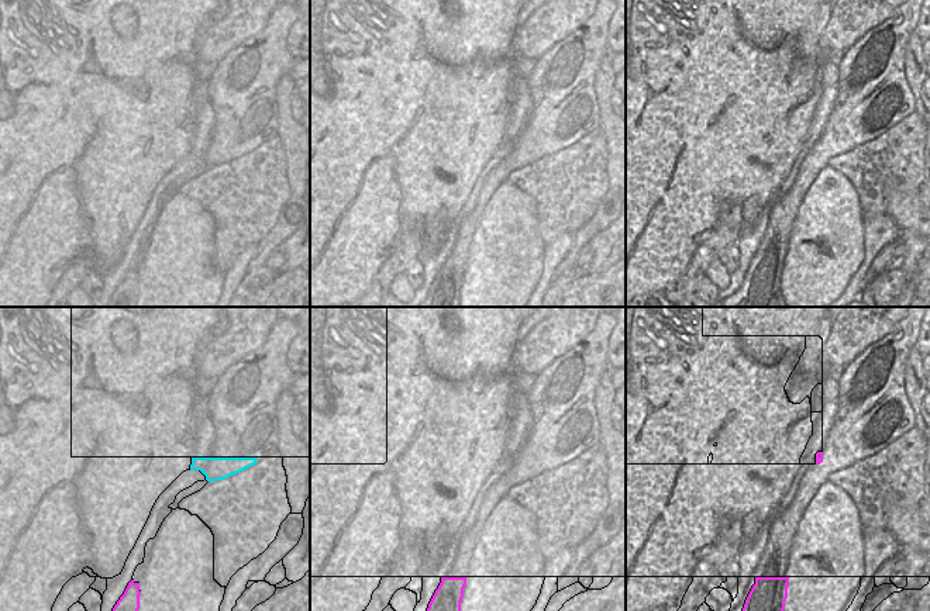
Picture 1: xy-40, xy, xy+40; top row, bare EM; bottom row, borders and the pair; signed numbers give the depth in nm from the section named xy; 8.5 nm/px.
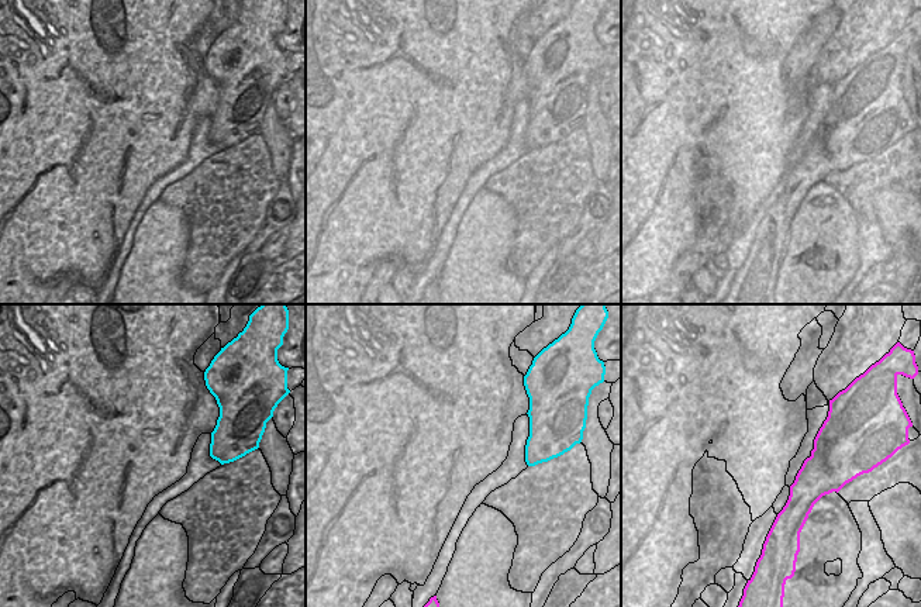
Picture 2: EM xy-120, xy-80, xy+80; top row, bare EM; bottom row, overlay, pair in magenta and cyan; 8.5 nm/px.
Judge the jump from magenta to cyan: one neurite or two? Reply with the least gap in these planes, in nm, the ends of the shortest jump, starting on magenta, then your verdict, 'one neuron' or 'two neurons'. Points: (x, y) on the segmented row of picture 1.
gap 1050 nm; span xy-40 (138, 583), (207, 480); one neuron

